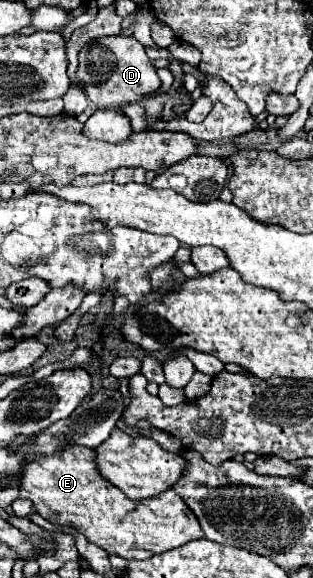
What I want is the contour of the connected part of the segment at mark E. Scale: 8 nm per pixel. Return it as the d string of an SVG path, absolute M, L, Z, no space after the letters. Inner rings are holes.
M70 445L50 457L30 461L24 467L20 497L30 499L38 513L50 523L72 527L90 543L124 559L150 559L150 555L182 547L194 539L204 539L196 515L176 491L132 501L100 475L94 459L94 449Z

